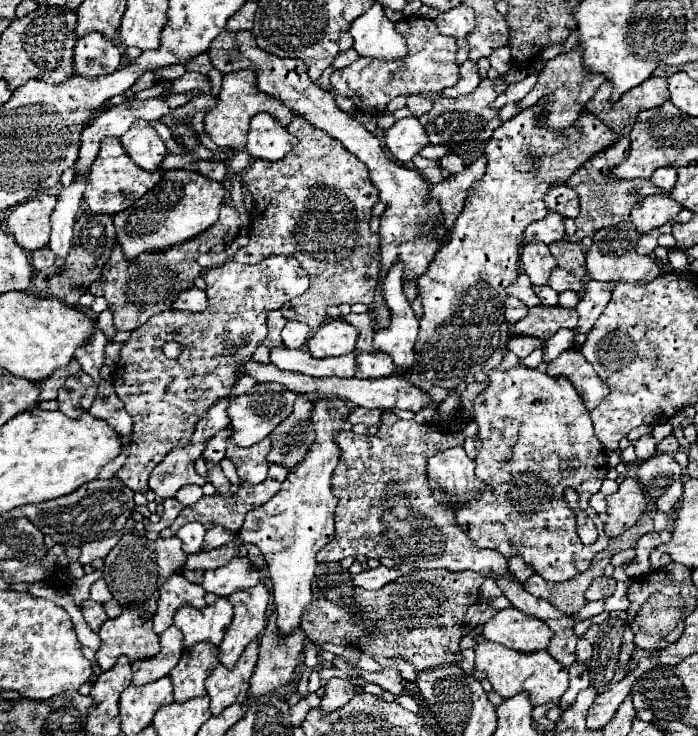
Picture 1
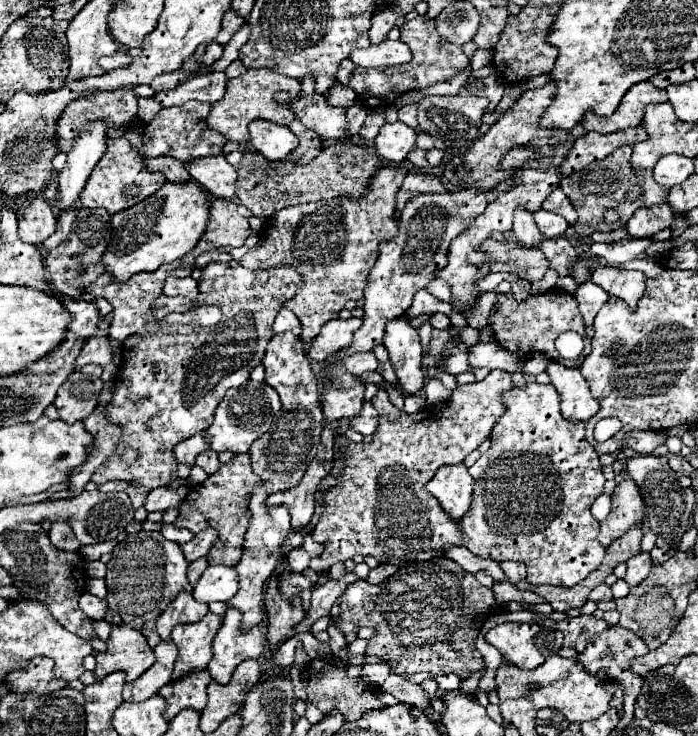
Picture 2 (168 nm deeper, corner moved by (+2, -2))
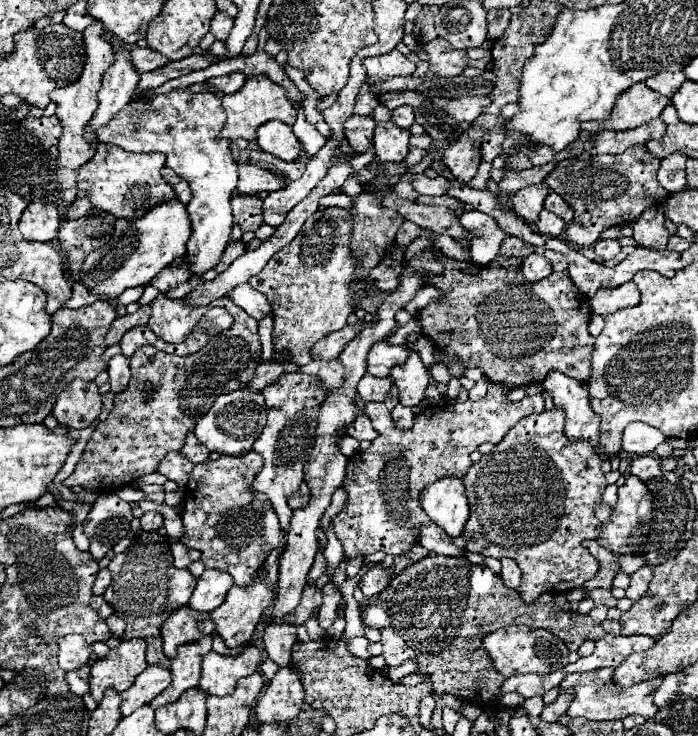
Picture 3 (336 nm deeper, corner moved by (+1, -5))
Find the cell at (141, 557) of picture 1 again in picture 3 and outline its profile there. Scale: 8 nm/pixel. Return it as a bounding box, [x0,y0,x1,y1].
[103,532,197,668]

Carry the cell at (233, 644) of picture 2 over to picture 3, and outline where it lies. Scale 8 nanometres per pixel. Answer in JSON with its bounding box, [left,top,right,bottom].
[199,642,261,696]

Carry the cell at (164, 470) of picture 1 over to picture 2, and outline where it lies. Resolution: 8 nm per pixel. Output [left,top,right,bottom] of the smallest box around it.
[144,487,182,513]

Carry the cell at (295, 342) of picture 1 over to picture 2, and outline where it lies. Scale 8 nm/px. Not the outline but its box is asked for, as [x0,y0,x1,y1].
[272,307,300,337]

